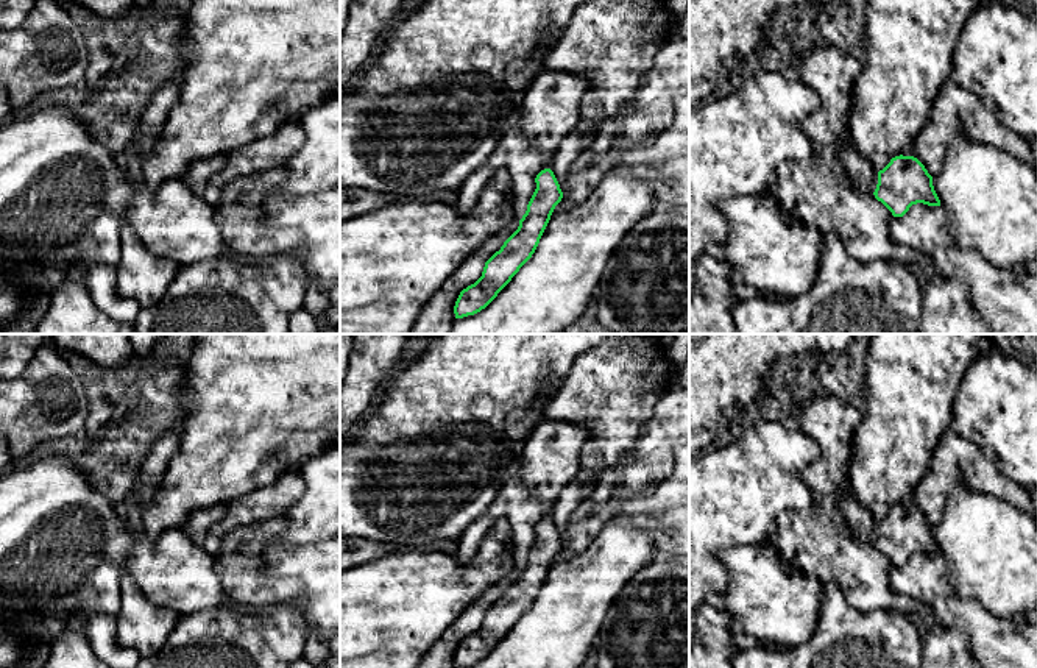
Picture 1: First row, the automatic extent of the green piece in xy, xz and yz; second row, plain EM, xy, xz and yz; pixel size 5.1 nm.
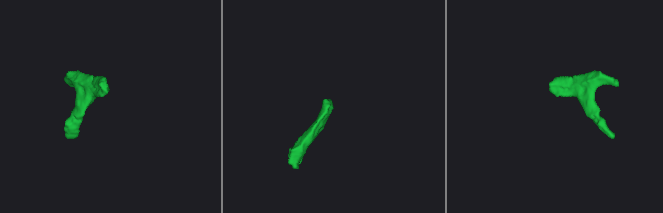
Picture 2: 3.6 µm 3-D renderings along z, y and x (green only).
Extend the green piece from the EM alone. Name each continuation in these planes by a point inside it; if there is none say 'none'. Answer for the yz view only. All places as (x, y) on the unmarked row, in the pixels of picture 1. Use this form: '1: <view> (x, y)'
1: yz (860, 518)

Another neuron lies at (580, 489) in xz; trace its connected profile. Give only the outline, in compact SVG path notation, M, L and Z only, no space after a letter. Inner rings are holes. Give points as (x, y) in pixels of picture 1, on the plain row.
M577 468L577 476L561 492L554 506L550 520L554 521L561 542L566 538L571 513L586 499L591 499L597 478L585 470Z

